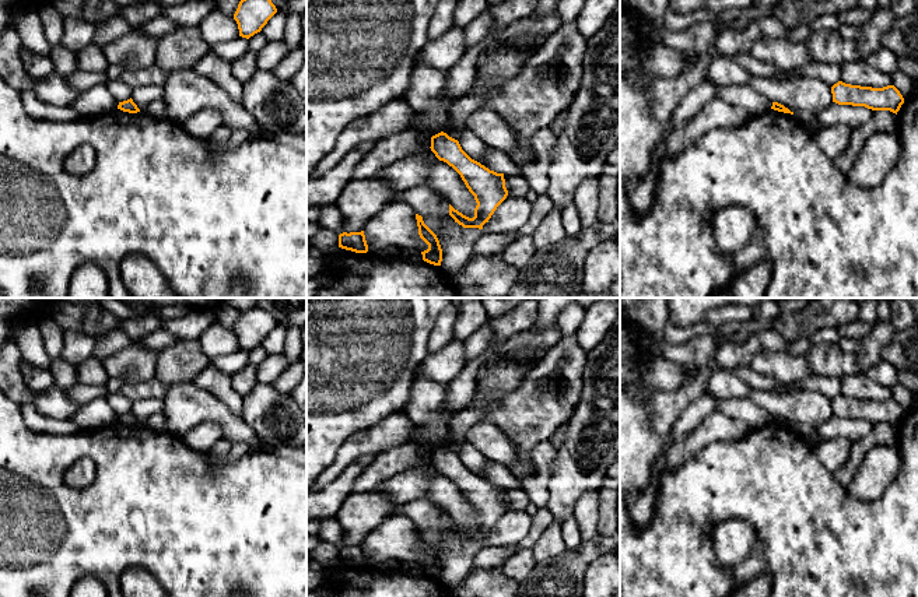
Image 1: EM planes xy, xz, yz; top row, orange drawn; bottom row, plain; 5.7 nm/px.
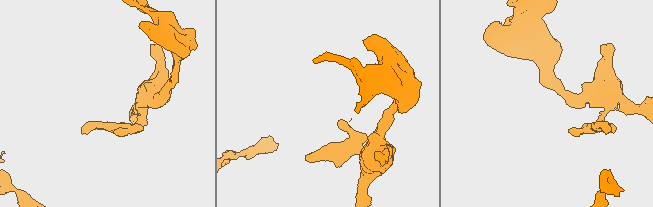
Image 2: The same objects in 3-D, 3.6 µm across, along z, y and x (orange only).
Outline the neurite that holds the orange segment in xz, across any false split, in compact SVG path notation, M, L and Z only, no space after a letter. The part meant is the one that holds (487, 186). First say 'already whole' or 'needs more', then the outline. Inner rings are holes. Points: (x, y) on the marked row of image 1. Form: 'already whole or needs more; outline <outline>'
already whole; outline M441 131L431 137L431 151L439 161L452 166L477 203L474 217L469 218L449 204L449 215L463 228L479 228L488 222L497 207L507 199L504 173L490 171L472 159L459 141Z

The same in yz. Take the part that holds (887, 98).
already whole; outline M838 81L831 87L833 102L838 105L865 106L872 110L890 110L897 115L904 98L894 85L883 88L851 85Z

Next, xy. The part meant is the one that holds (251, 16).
already whole; outline M241 0L234 14L239 36L249 39L260 32L276 13L277 8L271 0Z

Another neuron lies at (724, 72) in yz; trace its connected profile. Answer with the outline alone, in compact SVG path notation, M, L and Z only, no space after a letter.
M716 56L708 69L705 80L718 87L749 84L753 75L739 66L730 56Z

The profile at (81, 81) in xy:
M76 71L73 74L66 75L67 82L80 92L84 92L95 85L106 84L108 77L104 73L92 73L92 71Z

